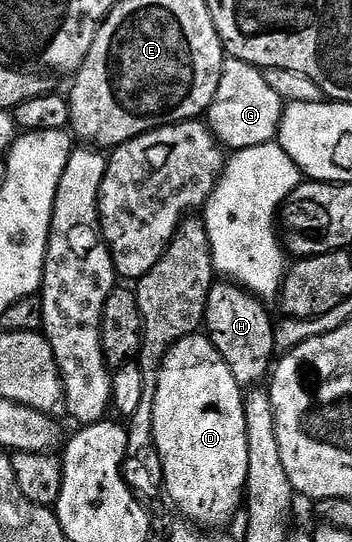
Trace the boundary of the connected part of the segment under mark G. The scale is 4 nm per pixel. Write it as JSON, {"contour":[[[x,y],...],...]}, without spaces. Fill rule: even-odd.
{"contour":[[[229,57],[225,59],[219,89],[207,112],[207,126],[217,142],[230,152],[242,151],[277,139],[282,110],[283,100],[275,89],[271,89],[271,85],[267,85],[265,71],[241,59]]]}

